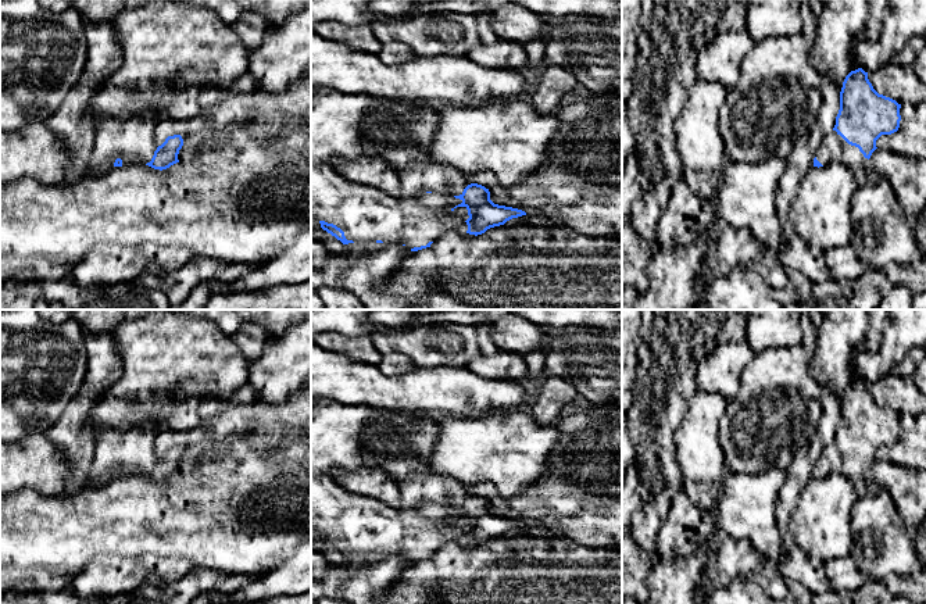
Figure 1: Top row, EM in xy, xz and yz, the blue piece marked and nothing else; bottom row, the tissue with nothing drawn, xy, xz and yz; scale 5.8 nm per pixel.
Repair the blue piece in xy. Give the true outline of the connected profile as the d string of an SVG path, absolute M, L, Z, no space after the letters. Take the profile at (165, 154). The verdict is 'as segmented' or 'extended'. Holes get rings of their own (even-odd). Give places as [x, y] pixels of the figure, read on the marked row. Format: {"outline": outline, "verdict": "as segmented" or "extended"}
{"outline": "M180 135L168 136L165 142L157 147L150 162L146 165L154 169L167 169L171 165L179 162L178 154L183 146L183 139Z", "verdict": "as segmented"}

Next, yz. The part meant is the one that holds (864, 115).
{"outline": "M862 68L851 71L840 92L840 110L836 117L836 125L832 132L826 133L823 142L814 158L814 167L823 167L832 161L837 161L847 167L851 174L862 181L866 169L868 160L877 149L876 140L882 135L891 135L900 128L900 108L895 100L879 94L868 79L868 72Z", "verdict": "extended"}

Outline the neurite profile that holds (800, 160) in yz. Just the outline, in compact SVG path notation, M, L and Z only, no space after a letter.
M825 79L820 86L822 106L816 119L809 131L800 136L786 160L786 169L777 181L776 207L782 225L780 240L786 244L794 235L793 224L789 219L789 211L797 196L801 181L814 167L814 158L823 142L826 133L836 125L836 117L840 110L841 89L833 79Z

